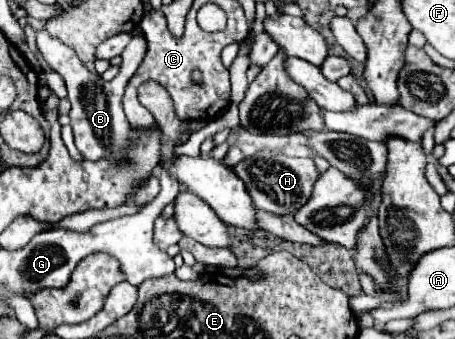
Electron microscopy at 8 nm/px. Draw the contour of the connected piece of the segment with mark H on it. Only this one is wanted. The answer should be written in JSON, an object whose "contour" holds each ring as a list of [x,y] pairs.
{"contour":[[[260,153],[256,157],[244,159],[234,167],[234,171],[244,181],[252,203],[258,205],[258,209],[264,209],[276,215],[294,213],[294,209],[300,209],[302,203],[306,203],[306,197],[310,197],[310,189],[318,177],[318,171],[312,159],[272,155],[272,153]]]}

